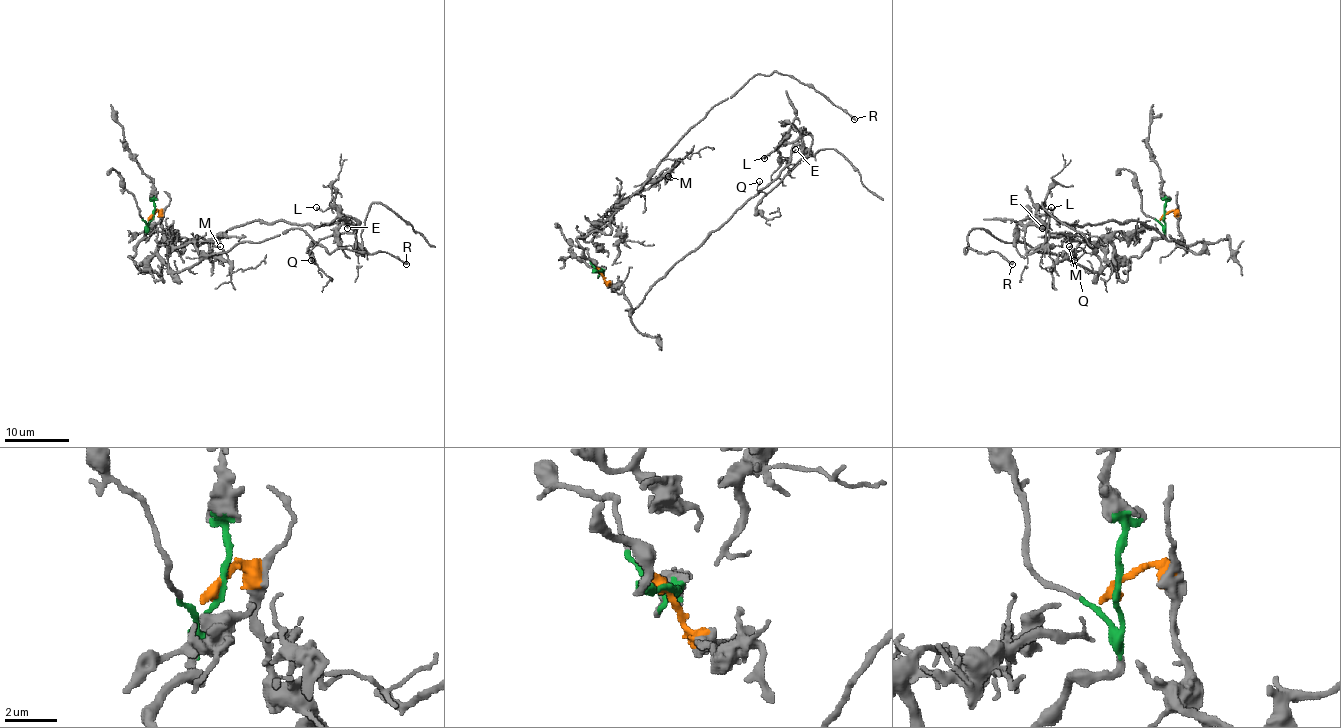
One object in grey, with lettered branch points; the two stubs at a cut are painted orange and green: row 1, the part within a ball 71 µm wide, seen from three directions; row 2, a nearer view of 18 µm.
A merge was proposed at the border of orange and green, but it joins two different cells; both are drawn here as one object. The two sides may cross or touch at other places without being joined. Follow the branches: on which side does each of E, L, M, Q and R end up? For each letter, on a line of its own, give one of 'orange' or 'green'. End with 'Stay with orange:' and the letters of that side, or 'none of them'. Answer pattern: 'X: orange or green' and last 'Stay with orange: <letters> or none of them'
E: orange
L: orange
M: green
Q: orange
R: green
Stay with orange: E, L, Q

